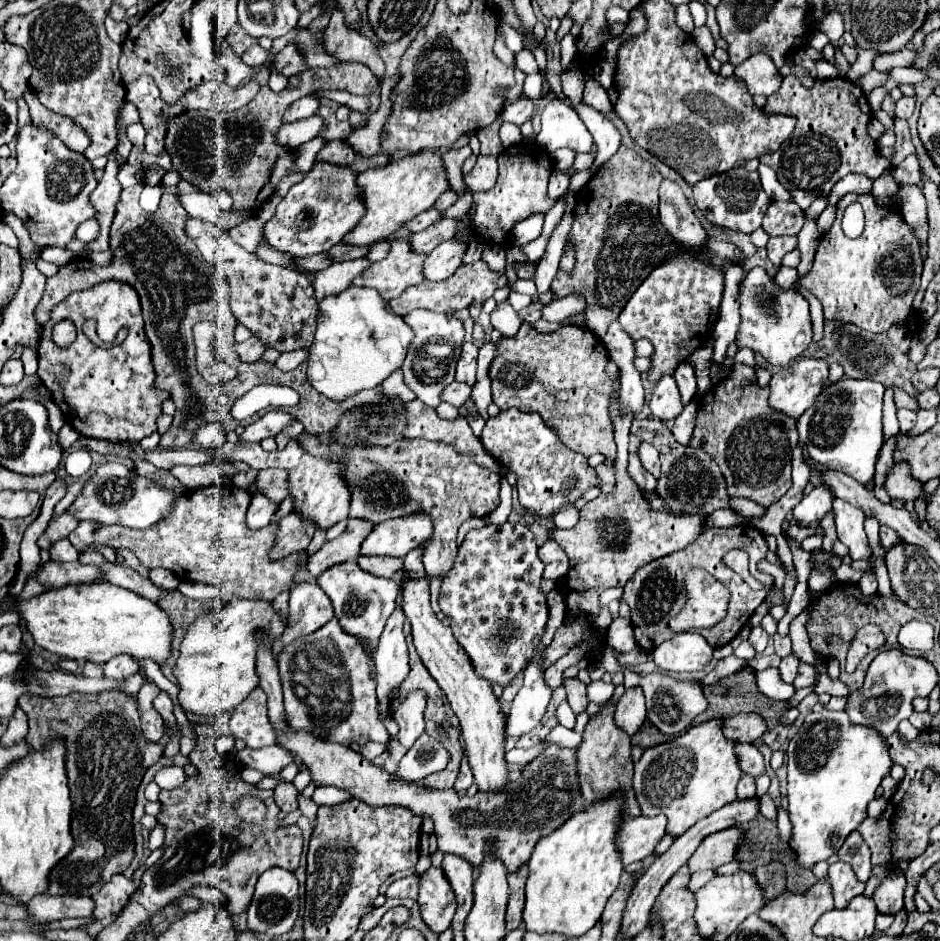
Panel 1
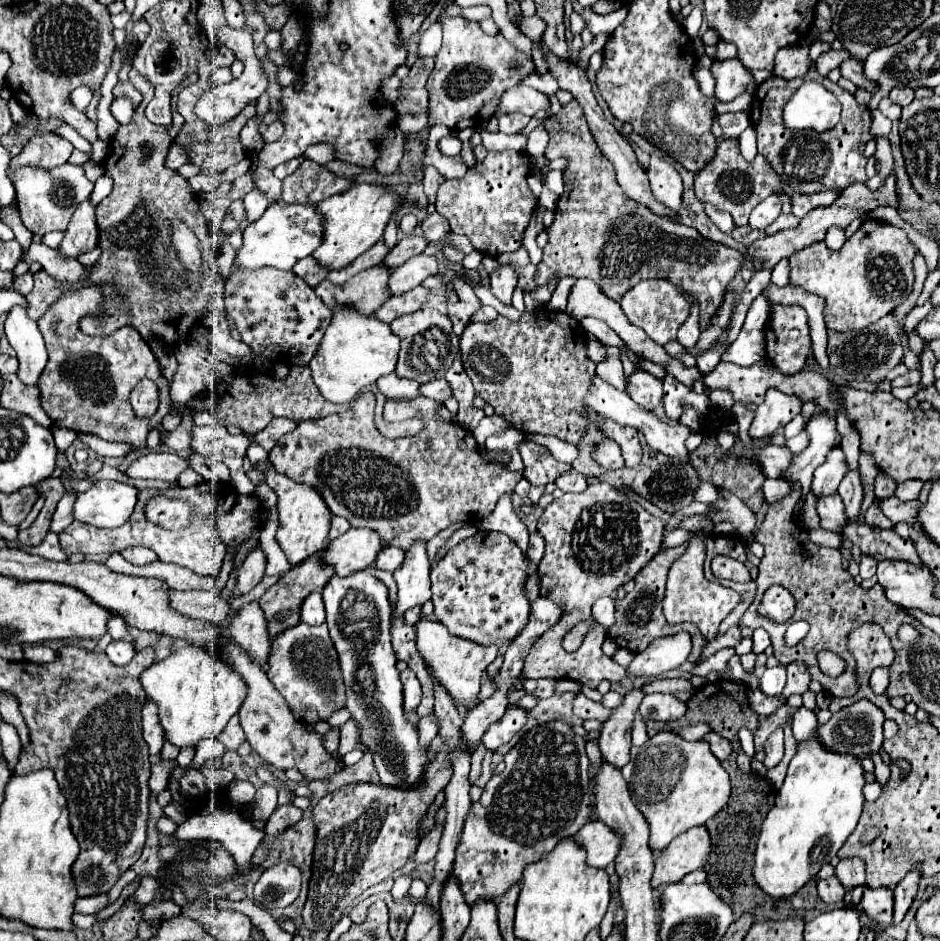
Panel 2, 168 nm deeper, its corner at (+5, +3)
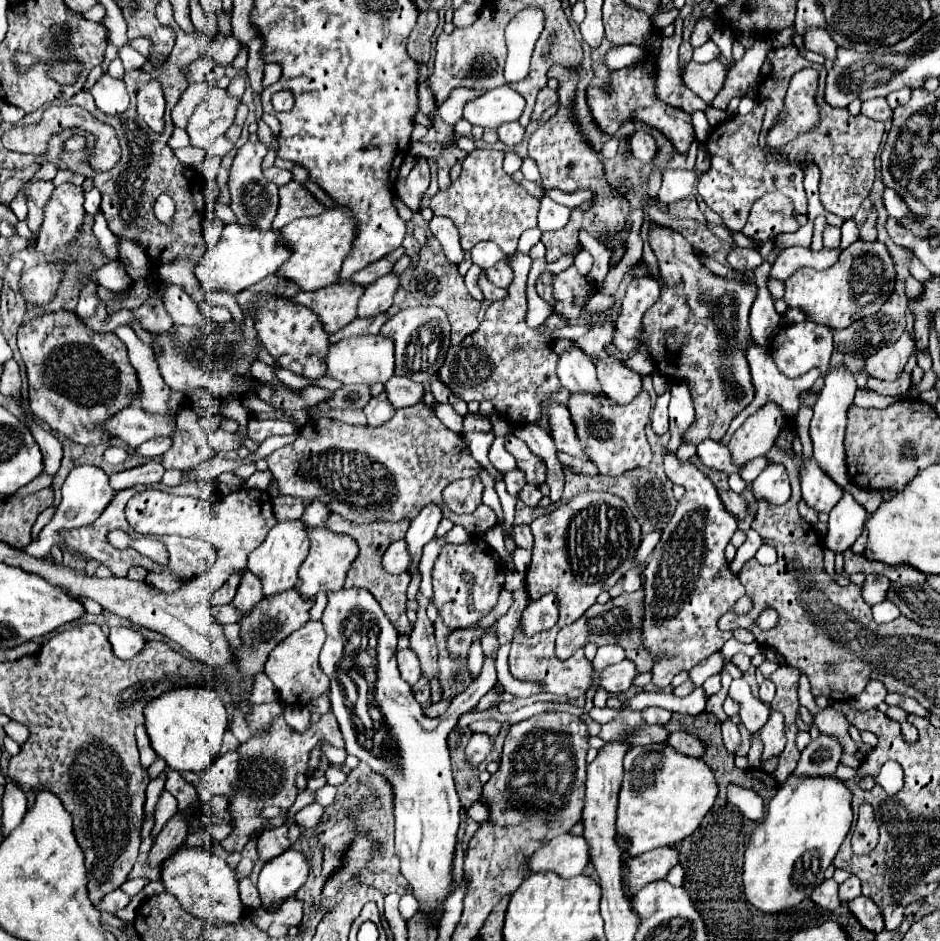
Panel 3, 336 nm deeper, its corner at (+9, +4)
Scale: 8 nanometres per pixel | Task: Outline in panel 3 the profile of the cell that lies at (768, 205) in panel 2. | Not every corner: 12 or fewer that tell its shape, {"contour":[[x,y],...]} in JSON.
{"contour":[[781,193],[753,203],[743,233],[765,241],[793,233],[793,203]]}

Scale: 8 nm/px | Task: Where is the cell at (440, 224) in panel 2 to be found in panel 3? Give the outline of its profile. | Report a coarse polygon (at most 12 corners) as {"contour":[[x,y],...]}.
{"contour":[[449,217],[429,221],[431,235],[449,261],[461,263],[459,233]]}

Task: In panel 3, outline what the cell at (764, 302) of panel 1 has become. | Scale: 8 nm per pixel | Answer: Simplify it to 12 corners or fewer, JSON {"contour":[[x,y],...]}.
{"contour":[[813,321],[775,335],[773,361],[785,377],[819,367],[825,375],[833,331]]}

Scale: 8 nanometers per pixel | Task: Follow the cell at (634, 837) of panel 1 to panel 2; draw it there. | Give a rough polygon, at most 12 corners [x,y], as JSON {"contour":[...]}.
{"contour":[[601,820],[573,838],[587,866],[605,868],[619,852],[619,834]]}

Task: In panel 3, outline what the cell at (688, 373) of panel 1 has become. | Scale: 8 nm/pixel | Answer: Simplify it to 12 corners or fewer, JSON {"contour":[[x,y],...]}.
{"contour":[[669,389],[657,397],[651,425],[657,435],[669,431]]}

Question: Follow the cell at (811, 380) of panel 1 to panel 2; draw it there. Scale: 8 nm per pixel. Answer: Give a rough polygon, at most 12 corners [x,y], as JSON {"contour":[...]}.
{"contour":[[771,388],[749,436],[767,438],[801,412],[801,400]]}

